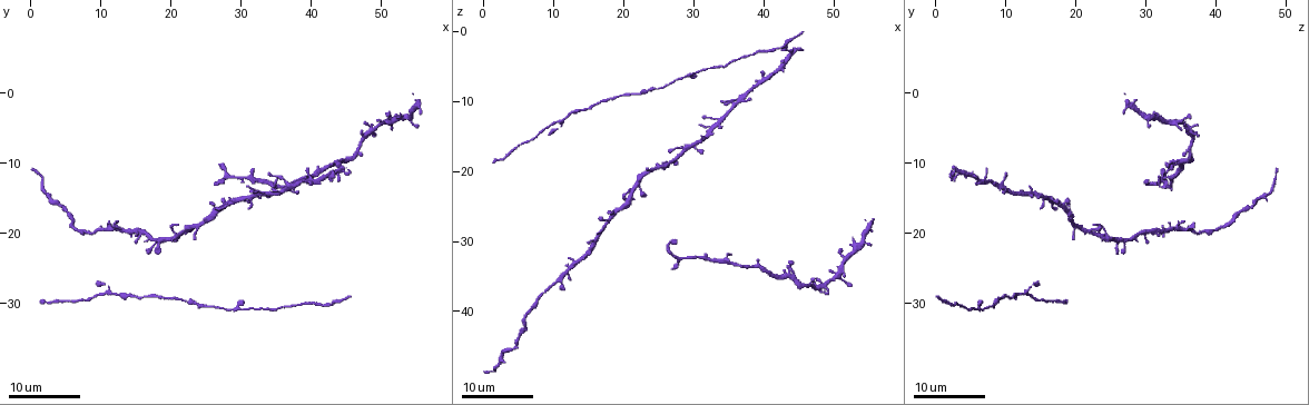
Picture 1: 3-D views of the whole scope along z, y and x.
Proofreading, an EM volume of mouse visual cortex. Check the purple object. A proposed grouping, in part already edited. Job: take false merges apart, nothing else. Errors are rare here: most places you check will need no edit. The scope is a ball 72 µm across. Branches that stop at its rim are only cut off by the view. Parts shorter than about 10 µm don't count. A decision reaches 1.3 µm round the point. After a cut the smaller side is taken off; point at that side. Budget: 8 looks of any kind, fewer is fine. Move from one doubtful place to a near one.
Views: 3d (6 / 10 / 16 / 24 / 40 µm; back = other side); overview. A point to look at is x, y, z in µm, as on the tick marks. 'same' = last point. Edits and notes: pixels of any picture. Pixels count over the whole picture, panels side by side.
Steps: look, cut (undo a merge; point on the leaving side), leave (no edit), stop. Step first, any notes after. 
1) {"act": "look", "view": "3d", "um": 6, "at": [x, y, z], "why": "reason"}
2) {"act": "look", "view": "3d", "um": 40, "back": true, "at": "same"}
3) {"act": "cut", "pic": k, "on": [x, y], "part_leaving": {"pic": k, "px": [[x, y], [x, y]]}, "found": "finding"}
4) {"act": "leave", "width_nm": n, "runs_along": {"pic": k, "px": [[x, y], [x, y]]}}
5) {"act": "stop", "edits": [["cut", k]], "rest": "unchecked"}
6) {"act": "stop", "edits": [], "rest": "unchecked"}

{"act": "look", "view": "3d", "um": 16, "at": [18.0, 29.0, 9.5]}

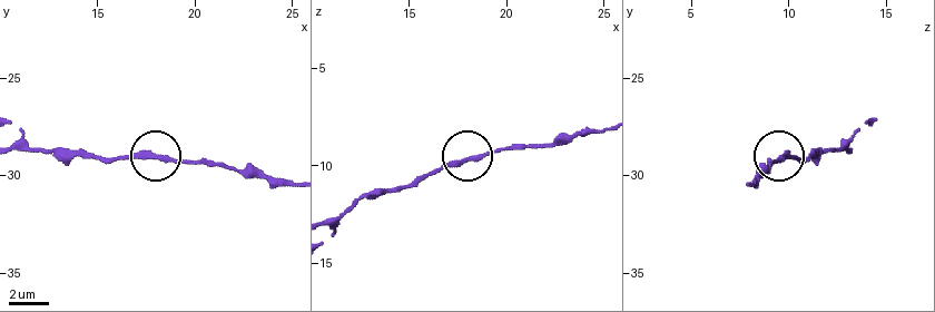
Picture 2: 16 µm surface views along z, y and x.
{"act": "look", "view": "3d", "um": 10, "at": [18.5, 29.0, 9.7], "why": "zoom in"}

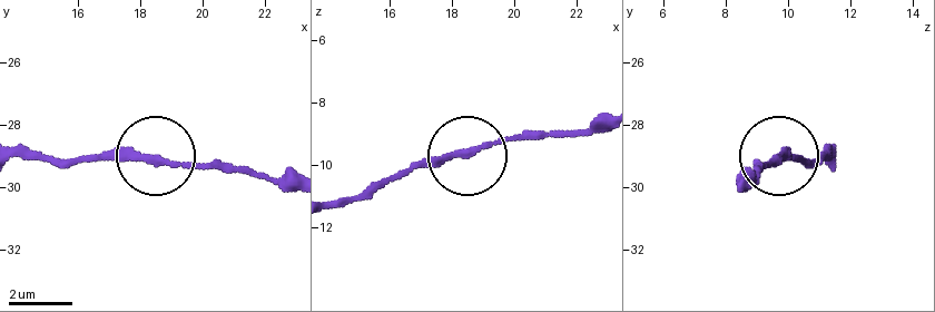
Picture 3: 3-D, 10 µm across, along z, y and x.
{"act": "leave", "side_arm_um": 21, "found": "one neuron here"}

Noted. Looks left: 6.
{"act": "look", "view": "3d", "um": 24, "at": [30.5, 31.0, 6.0], "why": "sudden change in width"}

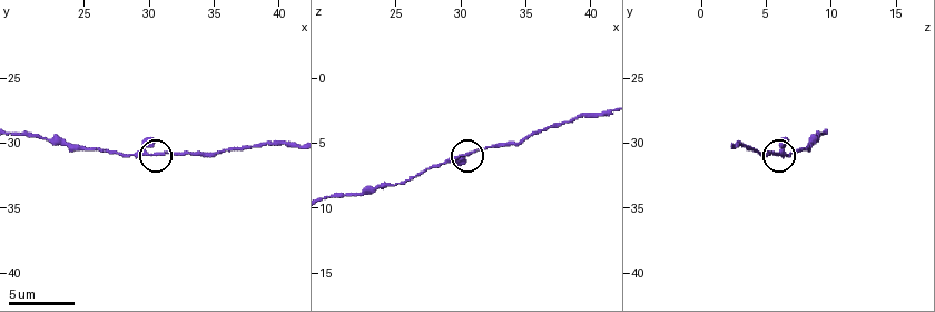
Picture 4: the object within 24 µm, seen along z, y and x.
{"act": "look", "view": "3d", "um": 10, "at": [30.6, 30.8, 6.0], "why": "zoom in"}

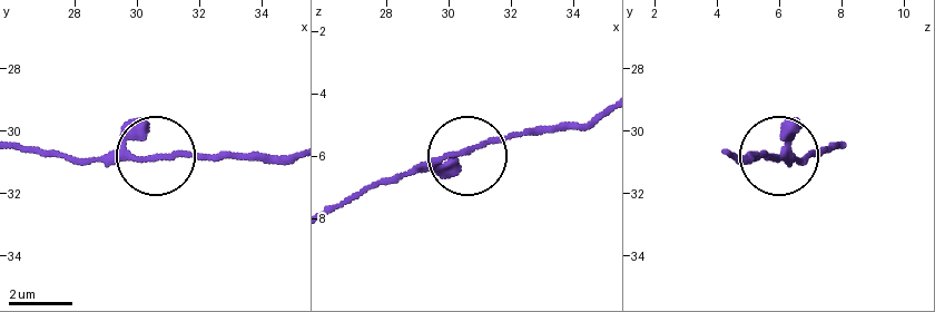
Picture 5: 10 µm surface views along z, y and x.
{"act": "look", "view": "3d", "um": 6, "at": [30.4, 30.8, 5.9]}

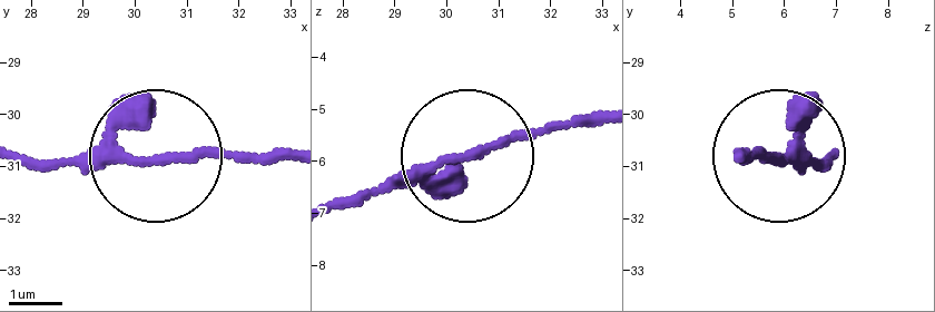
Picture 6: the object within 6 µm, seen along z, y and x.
{"act": "leave", "found": "continuous, no second neuron"}

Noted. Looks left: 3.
{"act": "look", "view": "3d", "um": 10, "at": [24.2, 30.2, 8.4], "why": "sudden change in width"}

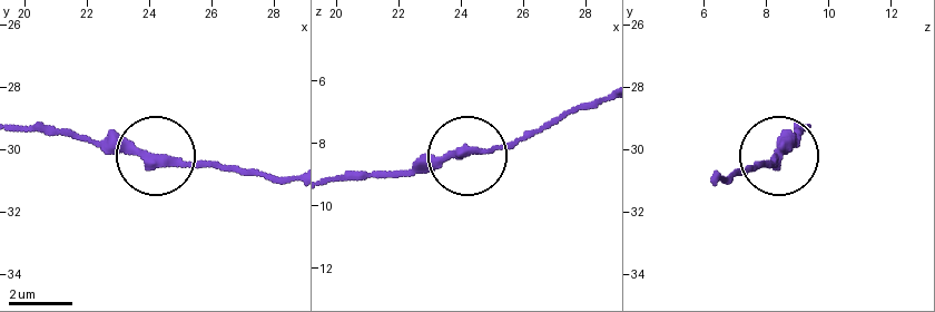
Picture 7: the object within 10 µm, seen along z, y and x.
{"act": "leave", "found": "one neuron here"}

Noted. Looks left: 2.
{"act": "look", "view": "3d", "um": 24, "at": [24.0, 19.5, 20.0], "why": "arms part here"}

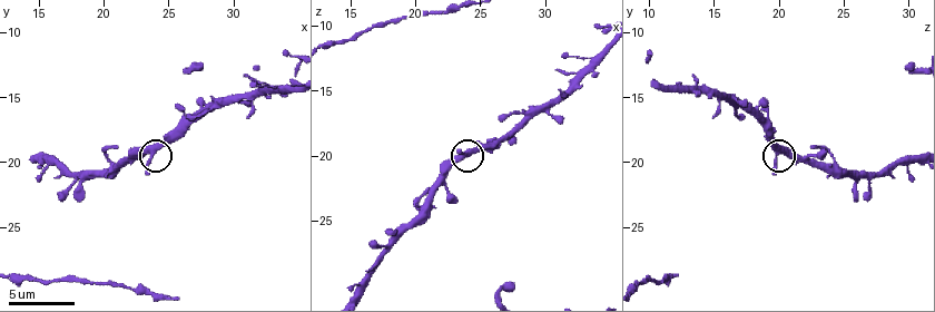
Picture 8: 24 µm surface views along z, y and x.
{"act": "look", "view": "3d", "um": 6, "at": [23.4, 19.4, 19.8], "why": "zoom in"}

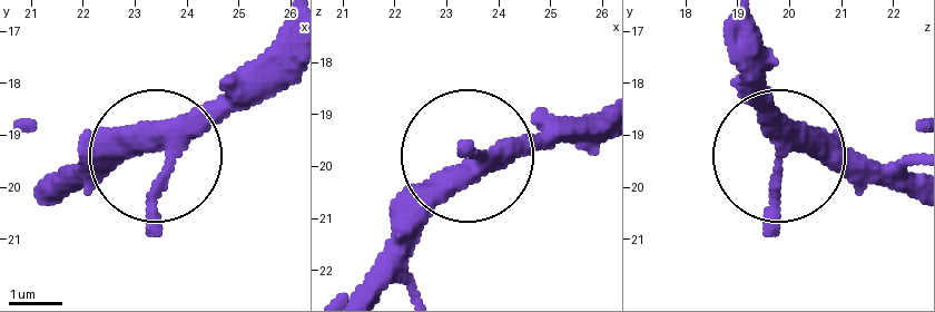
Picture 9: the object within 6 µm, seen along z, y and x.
{"act": "leave", "width_nm": 310, "found": "all the same neuron"}

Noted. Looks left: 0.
{"act": "stop", "edits": [], "rest": "unchecked"}

